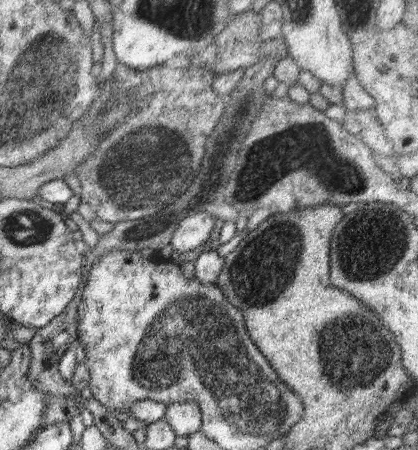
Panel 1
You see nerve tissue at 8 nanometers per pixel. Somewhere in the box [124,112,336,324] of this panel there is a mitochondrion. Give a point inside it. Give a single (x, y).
(266, 266)

